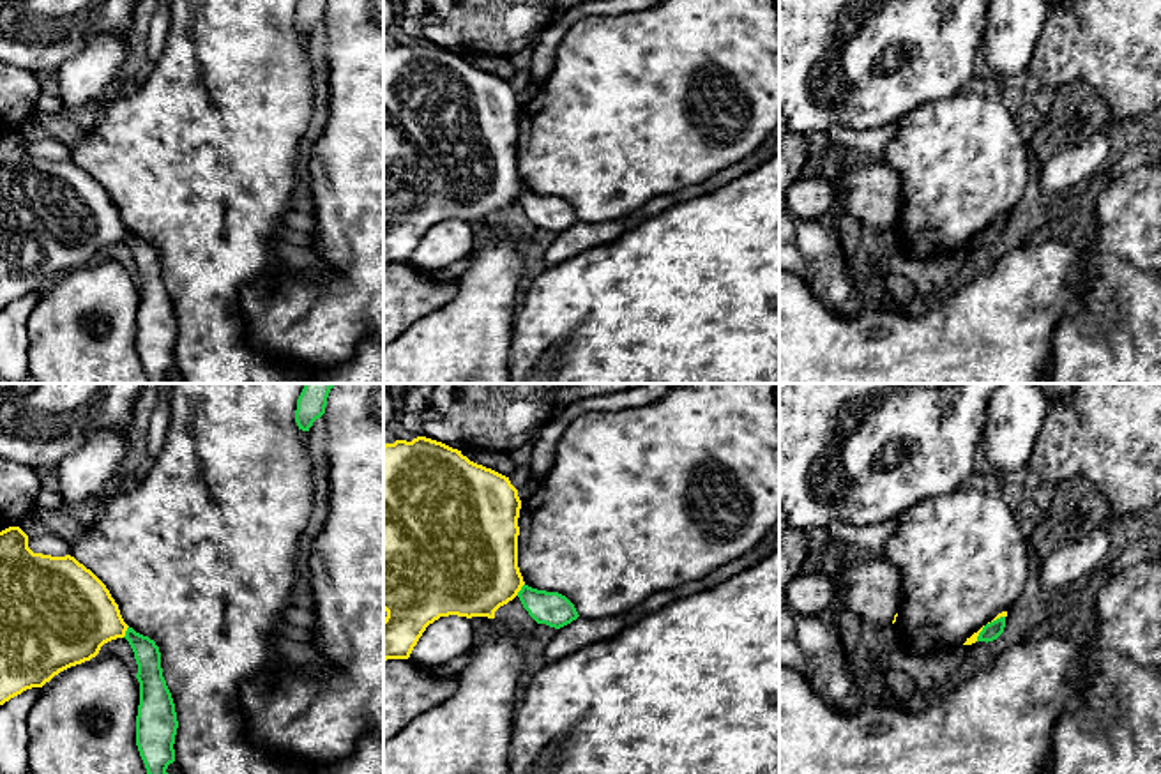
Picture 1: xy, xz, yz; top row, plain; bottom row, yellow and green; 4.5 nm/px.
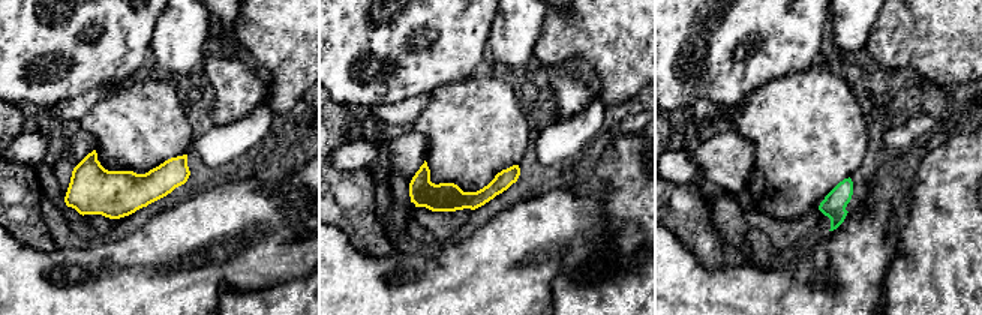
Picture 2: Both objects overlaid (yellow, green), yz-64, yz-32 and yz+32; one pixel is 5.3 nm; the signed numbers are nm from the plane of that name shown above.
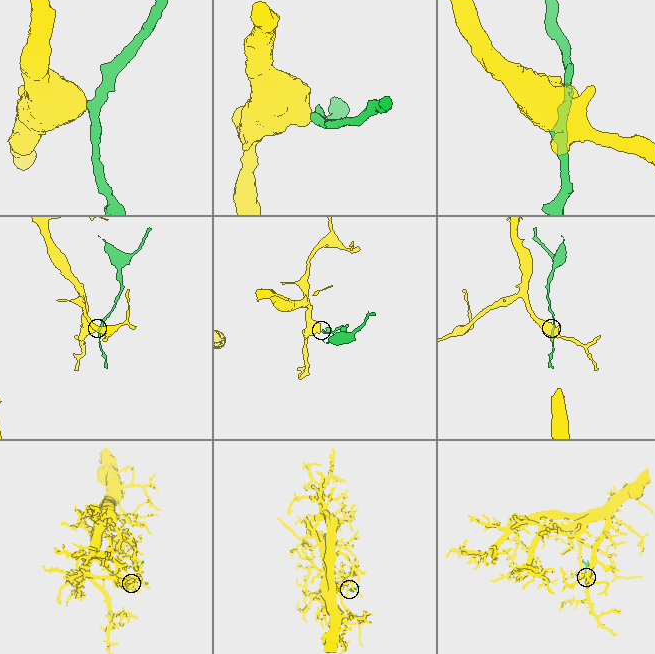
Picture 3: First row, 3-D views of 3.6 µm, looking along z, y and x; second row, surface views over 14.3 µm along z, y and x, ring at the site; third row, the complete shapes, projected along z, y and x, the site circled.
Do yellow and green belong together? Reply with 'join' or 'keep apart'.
keep apart

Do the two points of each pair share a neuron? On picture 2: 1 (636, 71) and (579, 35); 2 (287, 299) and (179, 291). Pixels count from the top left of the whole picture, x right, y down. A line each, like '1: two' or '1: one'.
1: one
2: two

